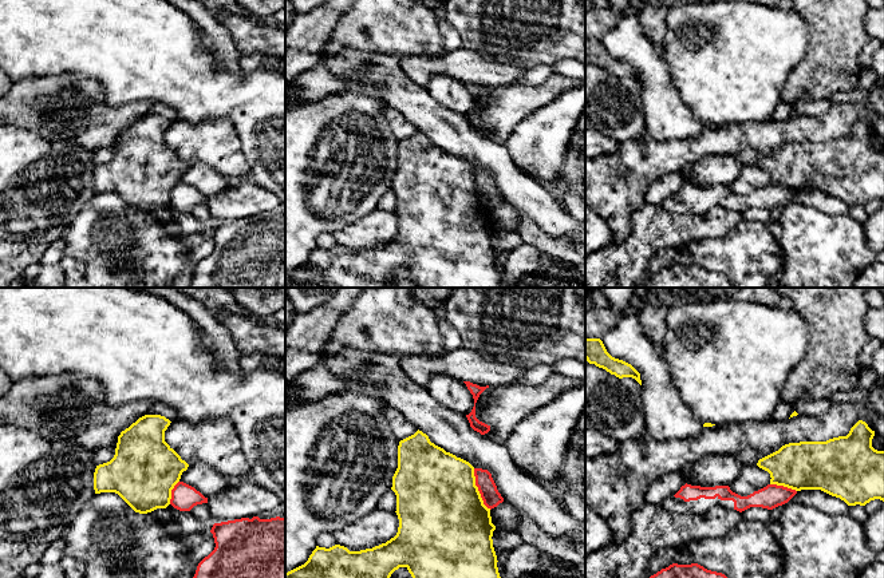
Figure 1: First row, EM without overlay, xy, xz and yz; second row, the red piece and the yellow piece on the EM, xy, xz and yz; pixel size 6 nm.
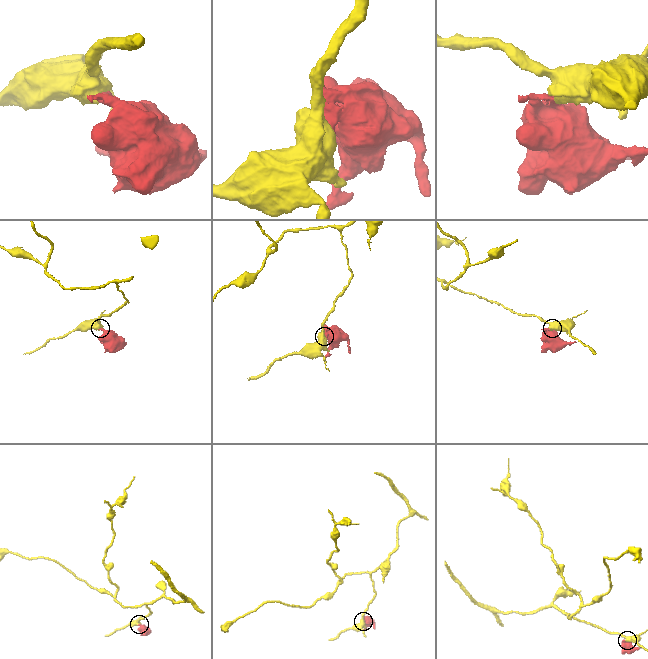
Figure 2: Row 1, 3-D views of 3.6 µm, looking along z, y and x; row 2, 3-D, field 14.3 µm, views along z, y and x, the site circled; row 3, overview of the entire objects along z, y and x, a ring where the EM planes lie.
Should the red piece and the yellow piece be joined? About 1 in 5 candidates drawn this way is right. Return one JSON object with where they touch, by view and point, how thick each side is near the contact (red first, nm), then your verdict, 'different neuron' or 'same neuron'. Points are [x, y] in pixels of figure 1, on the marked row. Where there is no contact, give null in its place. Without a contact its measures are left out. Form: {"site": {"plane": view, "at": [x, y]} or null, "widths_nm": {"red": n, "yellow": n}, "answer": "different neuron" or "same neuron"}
{"site": {"plane": "xz", "at": [478, 490]}, "widths_nm": {"red": 110, "yellow": 500}, "answer": "different neuron"}

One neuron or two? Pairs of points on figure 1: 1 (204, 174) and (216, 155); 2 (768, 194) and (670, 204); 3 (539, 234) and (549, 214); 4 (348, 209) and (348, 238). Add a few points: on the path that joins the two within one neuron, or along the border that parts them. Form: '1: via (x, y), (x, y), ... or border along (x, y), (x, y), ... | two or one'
1: border along (189, 165), (206, 163), (228, 179) | two
2: via (744, 201), (694, 200) | one
3: border along (517, 209), (528, 214), (555, 238) | two
4: border along (377, 209), (332, 233) | two

